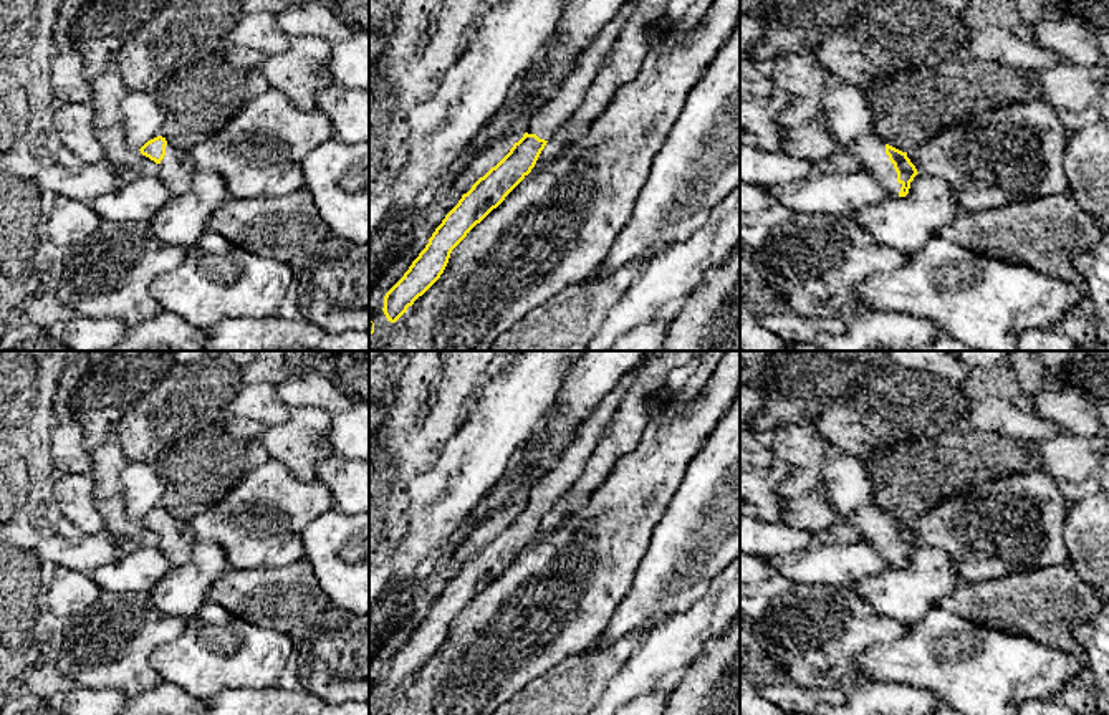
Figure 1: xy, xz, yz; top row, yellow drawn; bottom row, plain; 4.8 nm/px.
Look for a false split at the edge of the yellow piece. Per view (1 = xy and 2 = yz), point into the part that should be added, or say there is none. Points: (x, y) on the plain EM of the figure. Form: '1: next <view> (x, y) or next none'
1: next xy (176, 540)
2: next yz (869, 520)

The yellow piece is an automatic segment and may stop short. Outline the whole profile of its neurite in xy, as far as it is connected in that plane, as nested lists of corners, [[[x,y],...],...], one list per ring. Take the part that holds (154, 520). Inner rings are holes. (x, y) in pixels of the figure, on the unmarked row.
[[[162,506],[147,511],[139,521],[159,536],[159,548],[172,566],[185,564],[190,559],[195,536],[187,521],[175,520]]]

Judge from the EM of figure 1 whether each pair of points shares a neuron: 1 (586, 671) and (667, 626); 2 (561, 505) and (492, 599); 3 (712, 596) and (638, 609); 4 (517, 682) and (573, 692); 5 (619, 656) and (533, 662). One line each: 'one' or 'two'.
1: two
2: two
3: two
4: two
5: two

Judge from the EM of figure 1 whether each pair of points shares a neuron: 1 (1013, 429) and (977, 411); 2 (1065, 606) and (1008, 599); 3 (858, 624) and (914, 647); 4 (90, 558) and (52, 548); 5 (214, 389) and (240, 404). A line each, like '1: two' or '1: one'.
1: one
2: one
3: two
4: one
5: two

